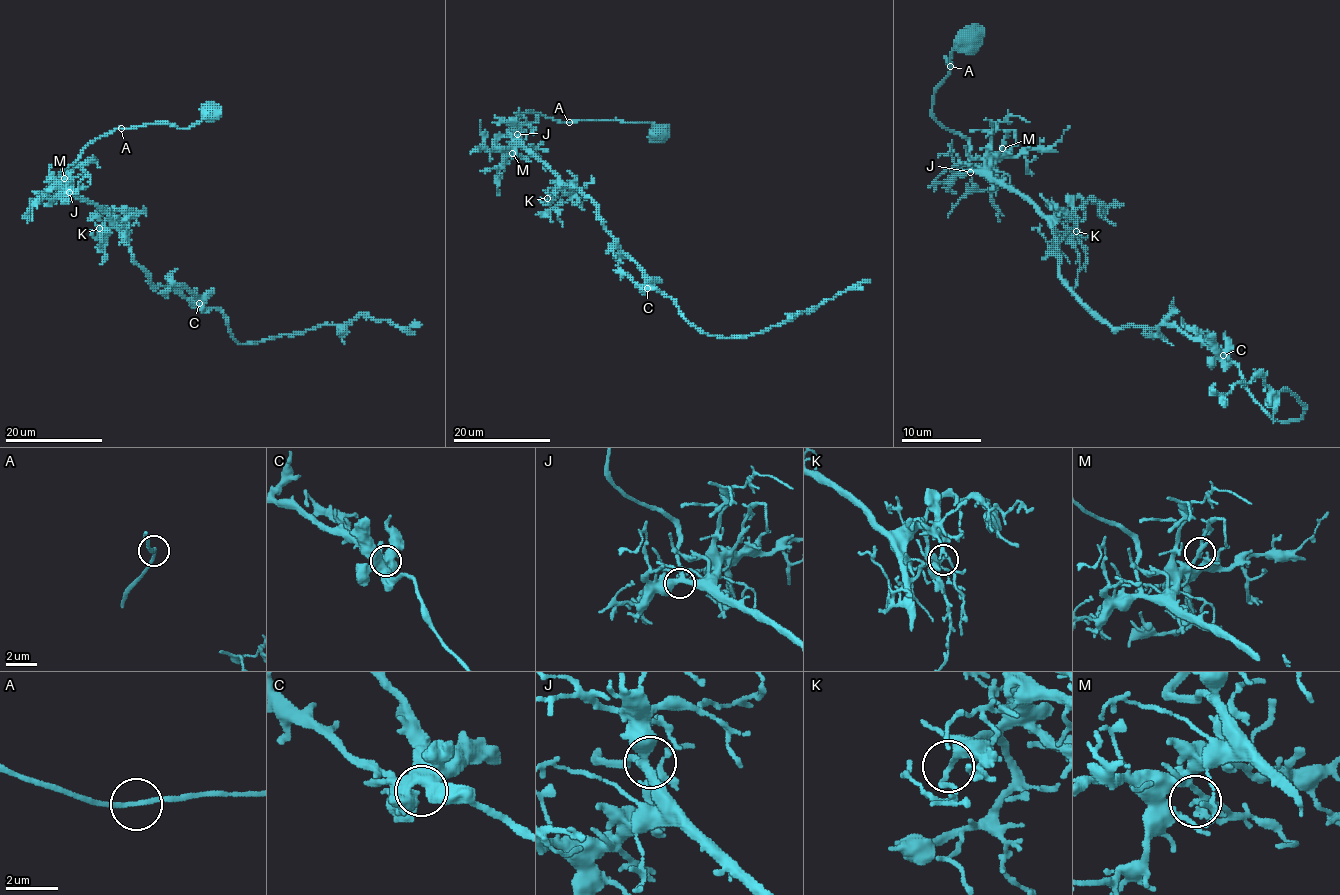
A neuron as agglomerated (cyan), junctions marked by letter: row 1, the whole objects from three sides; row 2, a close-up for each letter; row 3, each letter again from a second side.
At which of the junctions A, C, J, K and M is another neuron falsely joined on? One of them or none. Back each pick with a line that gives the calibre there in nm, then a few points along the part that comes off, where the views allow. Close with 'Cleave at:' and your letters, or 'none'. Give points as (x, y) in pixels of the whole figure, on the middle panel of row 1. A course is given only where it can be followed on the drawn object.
Cleave at: none

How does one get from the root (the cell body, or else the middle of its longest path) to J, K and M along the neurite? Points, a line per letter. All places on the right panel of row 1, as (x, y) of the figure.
J: (964, 40), (952, 50), (950, 66), (946, 56), (950, 72), (934, 94), (932, 116), (970, 144), (970, 172)
K: (964, 40), (950, 66), (946, 56), (932, 116), (970, 144), (974, 170), (1076, 231)
M: (964, 40), (950, 66), (946, 56), (950, 72), (932, 116), (970, 144), (974, 170), (1002, 148)

